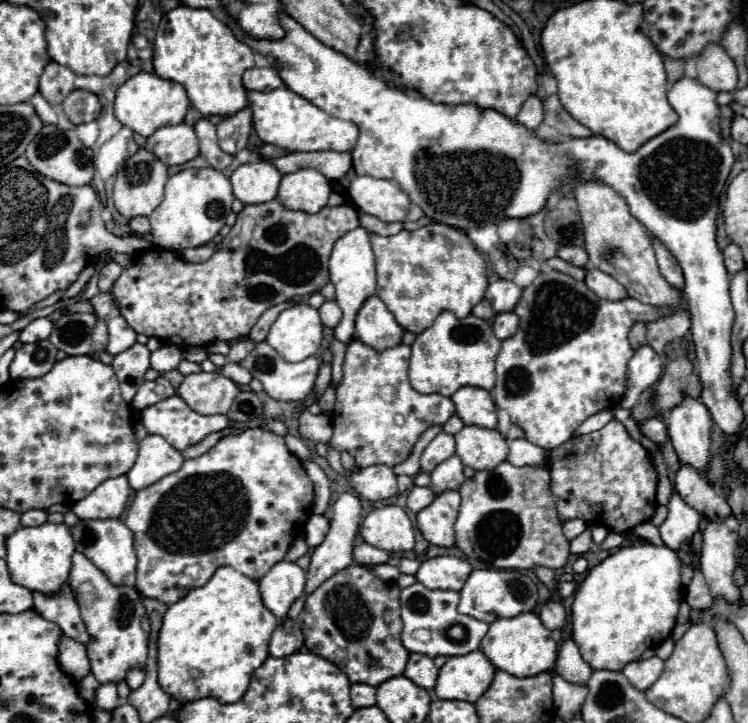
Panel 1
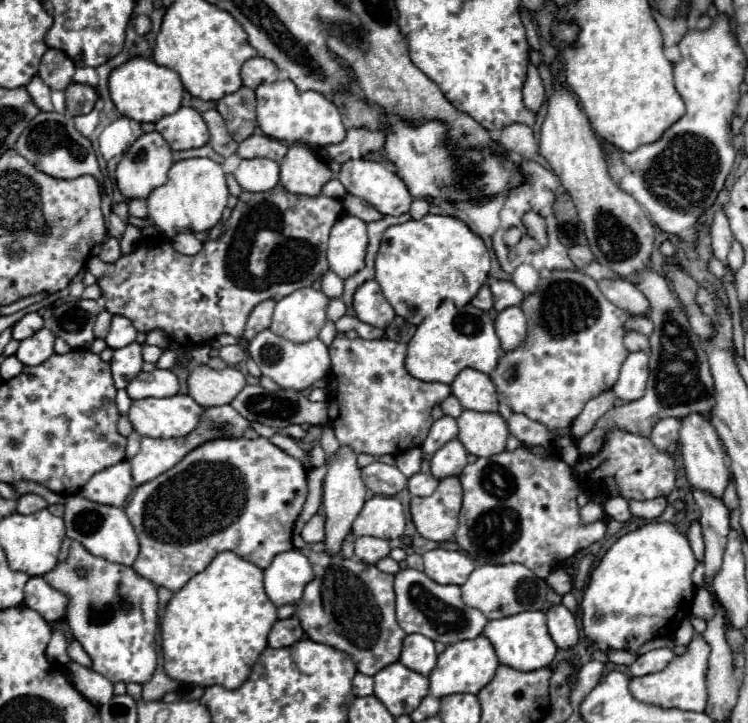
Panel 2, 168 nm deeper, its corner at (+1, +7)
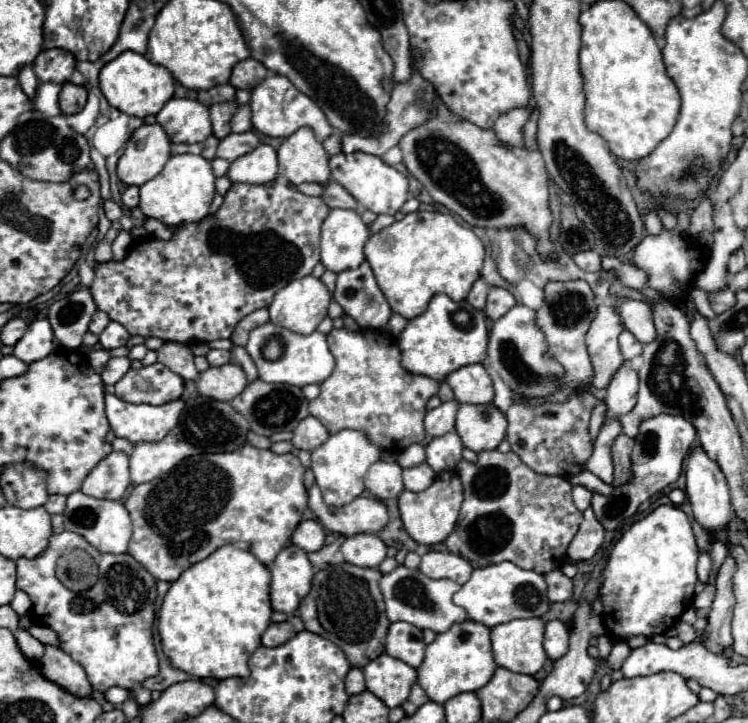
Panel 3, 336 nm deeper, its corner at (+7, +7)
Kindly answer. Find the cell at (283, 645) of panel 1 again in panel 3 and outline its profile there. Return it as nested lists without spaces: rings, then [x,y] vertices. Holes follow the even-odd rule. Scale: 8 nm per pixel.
[[[280,622],[280,624],[270,624],[262,636],[262,644],[264,646],[280,646],[284,642],[288,642],[294,636],[294,628],[288,622]]]

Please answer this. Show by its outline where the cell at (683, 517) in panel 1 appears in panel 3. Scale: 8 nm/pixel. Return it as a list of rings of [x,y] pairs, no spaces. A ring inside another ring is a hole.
[[[700,554],[698,558],[698,578],[702,584],[708,584],[708,578],[712,574],[712,560],[708,554]]]

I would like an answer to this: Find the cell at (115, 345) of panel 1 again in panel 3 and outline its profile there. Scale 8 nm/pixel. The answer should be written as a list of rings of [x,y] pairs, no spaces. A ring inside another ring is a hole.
[[[110,322],[98,338],[100,338],[100,344],[102,344],[104,350],[114,350],[114,348],[126,346],[130,334],[128,334],[128,330],[126,330],[122,324]]]

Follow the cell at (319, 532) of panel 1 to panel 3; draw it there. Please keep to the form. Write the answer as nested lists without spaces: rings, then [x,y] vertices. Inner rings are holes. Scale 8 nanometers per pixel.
[[[304,520],[296,526],[292,534],[292,544],[302,548],[304,552],[316,552],[324,546],[324,538],[326,538],[326,530],[322,528],[320,522]]]

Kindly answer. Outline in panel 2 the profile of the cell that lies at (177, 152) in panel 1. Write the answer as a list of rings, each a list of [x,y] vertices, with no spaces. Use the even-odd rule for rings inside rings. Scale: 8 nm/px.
[[[186,106],[158,120],[156,130],[164,136],[172,150],[190,150],[208,142],[208,128],[204,126],[202,114]]]

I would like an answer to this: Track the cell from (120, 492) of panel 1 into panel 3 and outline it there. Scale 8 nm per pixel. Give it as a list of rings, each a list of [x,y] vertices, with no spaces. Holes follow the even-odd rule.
[[[110,452],[86,476],[82,492],[94,498],[120,500],[128,486],[130,486],[128,456],[124,452]]]

